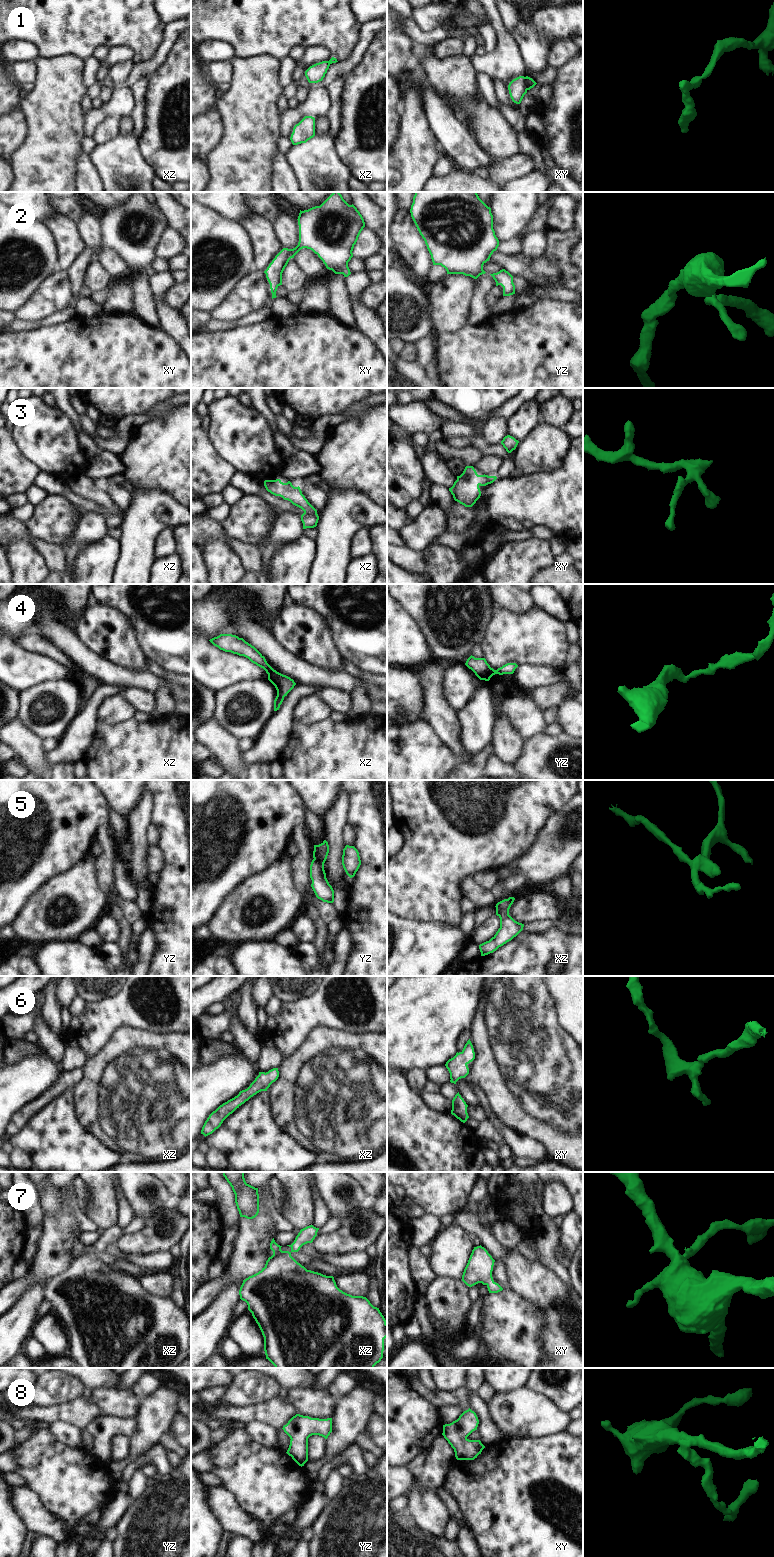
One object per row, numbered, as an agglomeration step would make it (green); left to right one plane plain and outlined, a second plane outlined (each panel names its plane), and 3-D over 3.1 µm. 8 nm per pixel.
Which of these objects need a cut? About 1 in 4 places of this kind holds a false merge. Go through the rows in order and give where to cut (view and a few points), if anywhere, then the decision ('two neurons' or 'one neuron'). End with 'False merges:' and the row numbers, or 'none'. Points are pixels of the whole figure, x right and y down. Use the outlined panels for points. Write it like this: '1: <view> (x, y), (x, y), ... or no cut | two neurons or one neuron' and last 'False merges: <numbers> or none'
1: xy (525, 77), (527, 89) | two neurons
2: no cut | one neuron
3: no cut | one neuron
4: no cut | one neuron
5: no cut | one neuron
6: no cut | one neuron
7: no cut | one neuron
8: no cut | one neuron
False merges: 1

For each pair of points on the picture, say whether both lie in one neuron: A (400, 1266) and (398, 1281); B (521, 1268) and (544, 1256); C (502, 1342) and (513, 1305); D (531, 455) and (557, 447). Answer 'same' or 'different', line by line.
A: same
B: different
C: same
D: same

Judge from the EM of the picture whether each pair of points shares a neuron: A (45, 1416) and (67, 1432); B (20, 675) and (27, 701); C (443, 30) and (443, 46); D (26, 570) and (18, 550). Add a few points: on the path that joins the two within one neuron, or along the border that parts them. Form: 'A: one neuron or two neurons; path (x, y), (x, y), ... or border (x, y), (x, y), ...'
A: two neurons; border (76, 1425), (62, 1420), (55, 1420), (48, 1426)
B: two neurons; border (46, 681), (32, 685), (19, 693)
C: two neurons; border (450, 36), (432, 46)
D: one neuron; path (26, 565), (21, 555)

